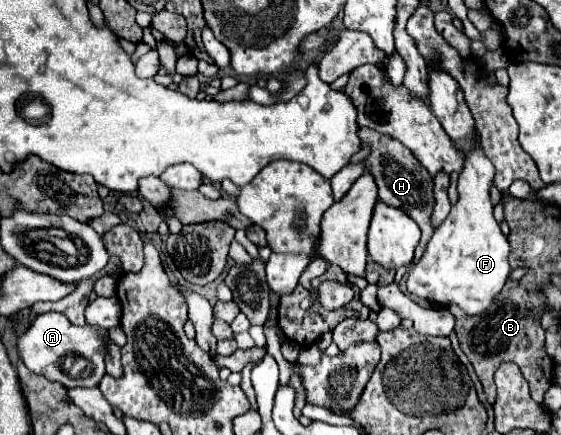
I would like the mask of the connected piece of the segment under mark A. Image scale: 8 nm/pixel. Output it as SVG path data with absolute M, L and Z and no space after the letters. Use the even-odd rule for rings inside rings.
M43 313L39 315L33 325L17 337L17 353L25 367L33 373L39 373L47 377L49 381L57 381L61 385L69 387L95 387L99 385L101 377L105 375L105 363L103 363L103 353L105 353L105 339L97 337L97 333L91 327L75 327L63 313ZM75 355L79 359L85 359L85 365L65 365L67 357Z

